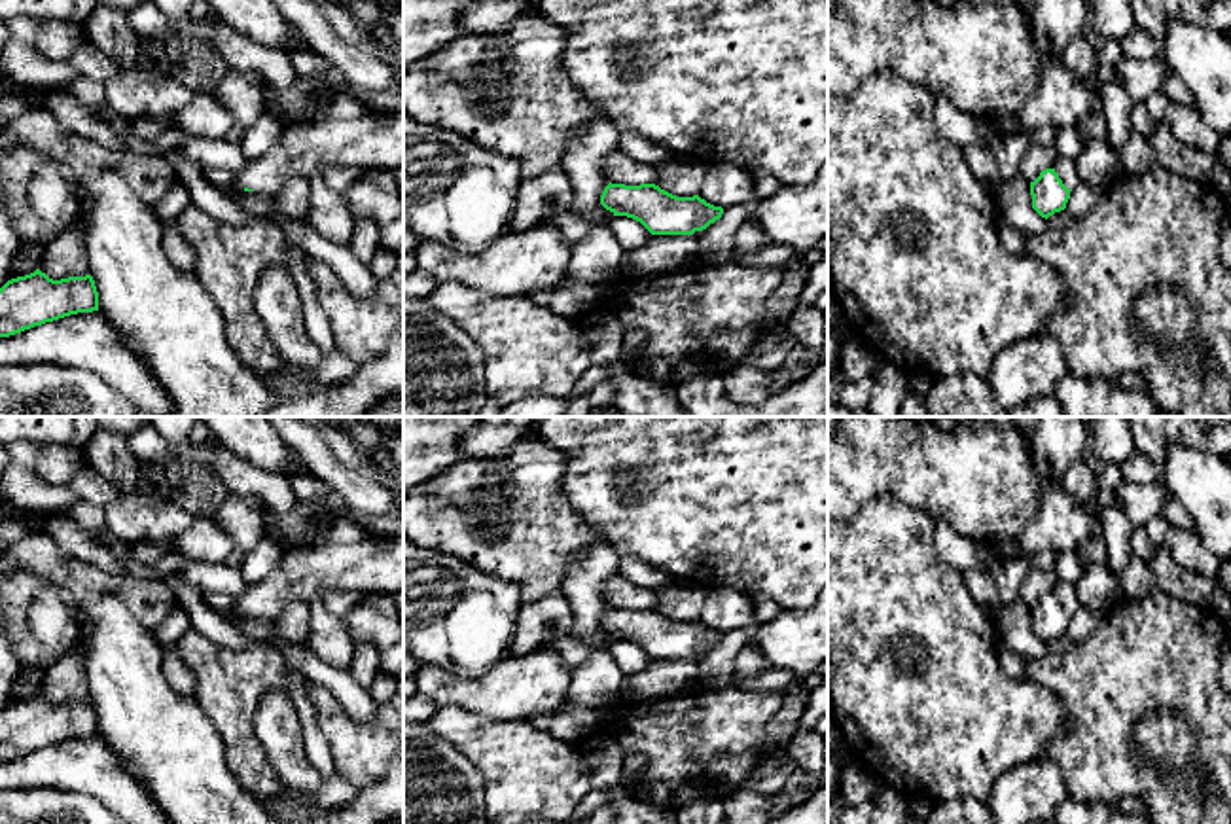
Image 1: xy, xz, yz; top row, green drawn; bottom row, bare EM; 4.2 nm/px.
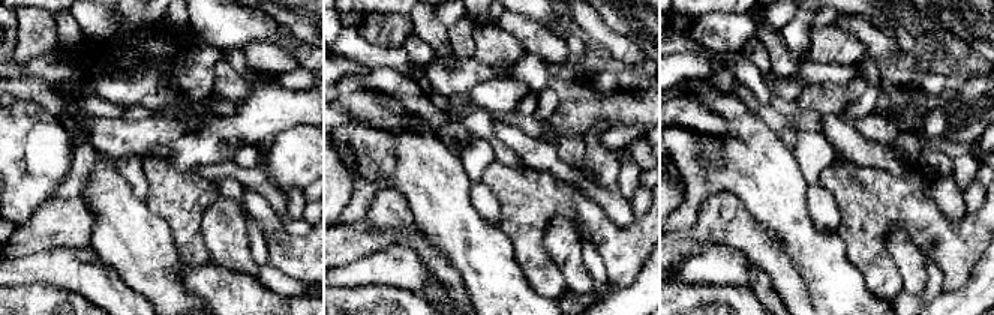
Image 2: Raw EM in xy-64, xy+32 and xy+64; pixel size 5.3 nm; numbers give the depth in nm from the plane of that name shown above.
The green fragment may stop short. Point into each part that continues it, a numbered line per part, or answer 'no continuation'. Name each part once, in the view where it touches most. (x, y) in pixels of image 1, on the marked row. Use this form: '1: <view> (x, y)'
1: yz (1065, 167)

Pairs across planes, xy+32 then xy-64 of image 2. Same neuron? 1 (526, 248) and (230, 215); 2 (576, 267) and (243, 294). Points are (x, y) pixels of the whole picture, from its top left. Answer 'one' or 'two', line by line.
1: two
2: two

